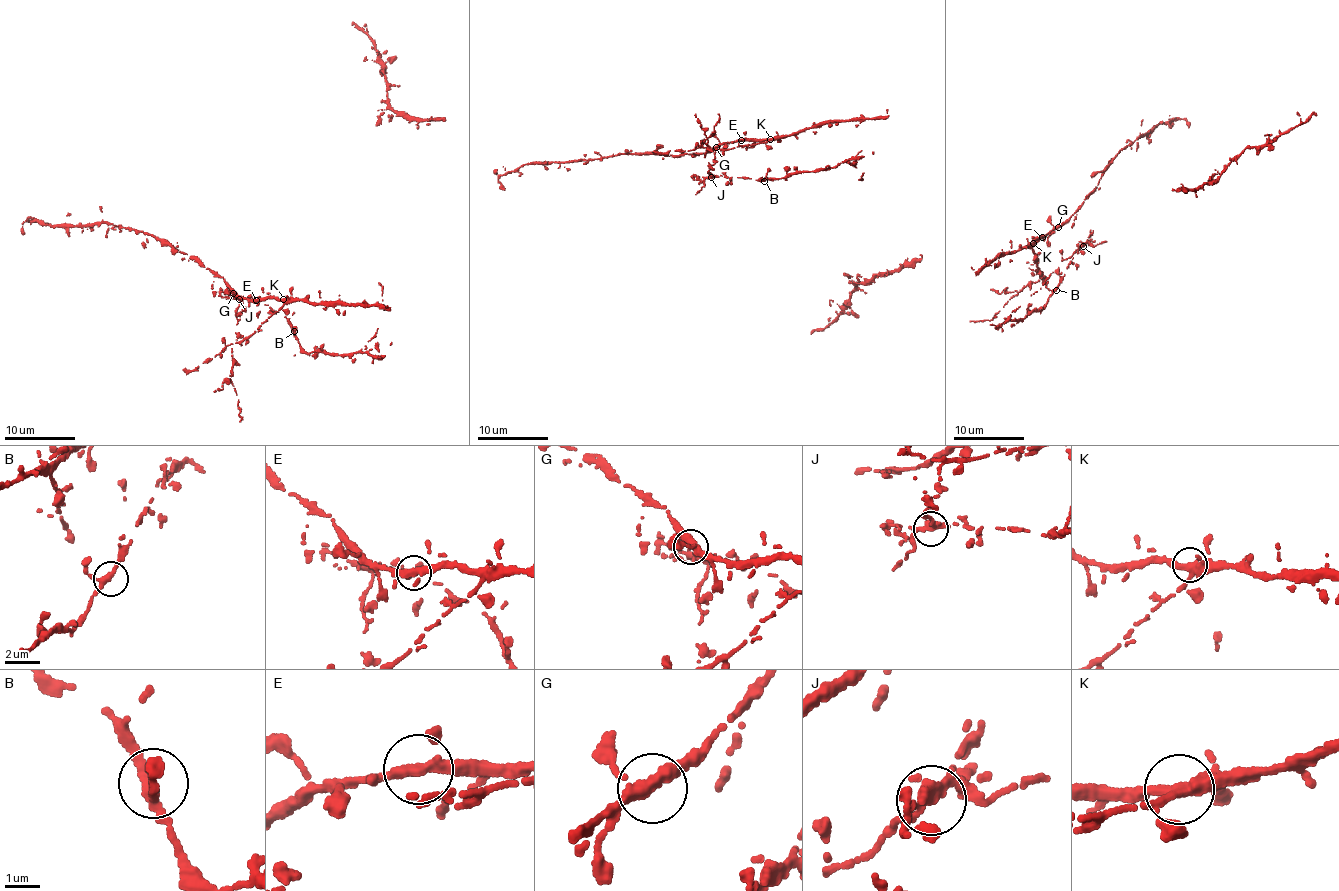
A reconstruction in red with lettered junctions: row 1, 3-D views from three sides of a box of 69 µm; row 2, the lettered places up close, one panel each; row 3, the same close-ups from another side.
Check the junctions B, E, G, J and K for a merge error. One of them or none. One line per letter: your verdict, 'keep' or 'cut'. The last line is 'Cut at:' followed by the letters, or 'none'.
B: keep
E: keep
G: keep
J: cut
K: keep
Cut at: J

